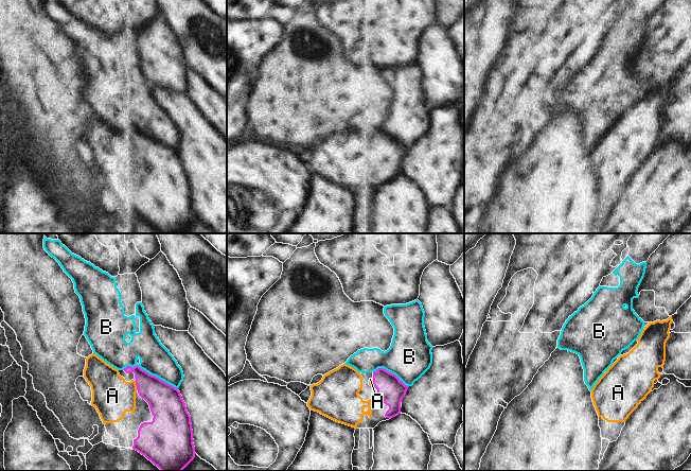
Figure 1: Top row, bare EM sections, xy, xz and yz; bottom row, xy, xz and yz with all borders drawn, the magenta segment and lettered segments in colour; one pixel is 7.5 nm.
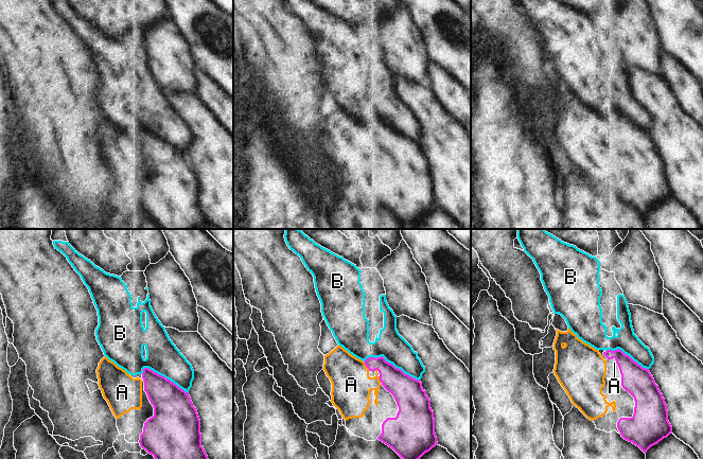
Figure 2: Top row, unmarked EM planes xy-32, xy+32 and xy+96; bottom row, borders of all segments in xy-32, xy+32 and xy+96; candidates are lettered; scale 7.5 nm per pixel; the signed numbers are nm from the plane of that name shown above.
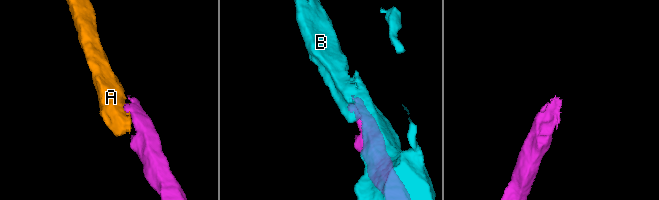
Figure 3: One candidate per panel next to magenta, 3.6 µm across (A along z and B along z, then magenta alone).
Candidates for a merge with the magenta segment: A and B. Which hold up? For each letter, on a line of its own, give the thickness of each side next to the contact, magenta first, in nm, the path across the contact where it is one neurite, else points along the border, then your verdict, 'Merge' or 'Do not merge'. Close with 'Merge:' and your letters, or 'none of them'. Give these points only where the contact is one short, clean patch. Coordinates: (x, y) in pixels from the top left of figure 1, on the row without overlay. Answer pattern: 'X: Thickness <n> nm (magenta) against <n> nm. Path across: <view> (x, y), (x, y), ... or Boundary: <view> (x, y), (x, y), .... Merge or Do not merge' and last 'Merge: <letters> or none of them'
A: Thickness 240 nm (magenta) against 300 nm. Path across: xy (164, 162), (146, 146), (136, 146), (120, 158), (112, 158). Merge
B: Thickness 260 nm (magenta) against 240 nm. Do not merge
Merge: A

